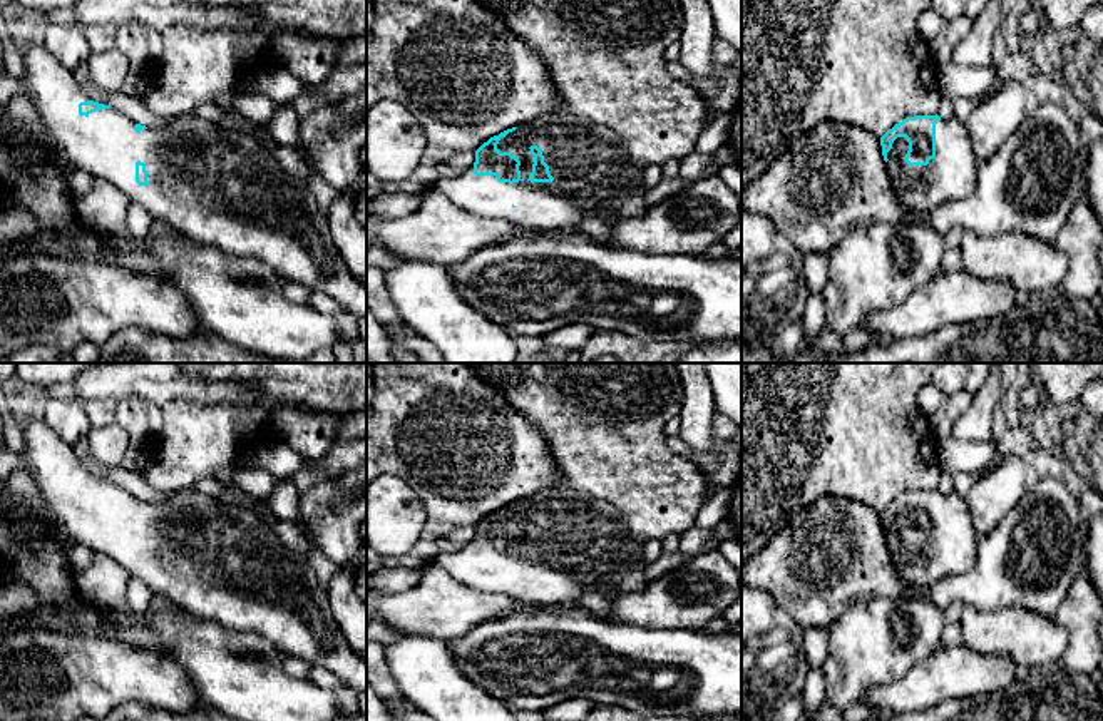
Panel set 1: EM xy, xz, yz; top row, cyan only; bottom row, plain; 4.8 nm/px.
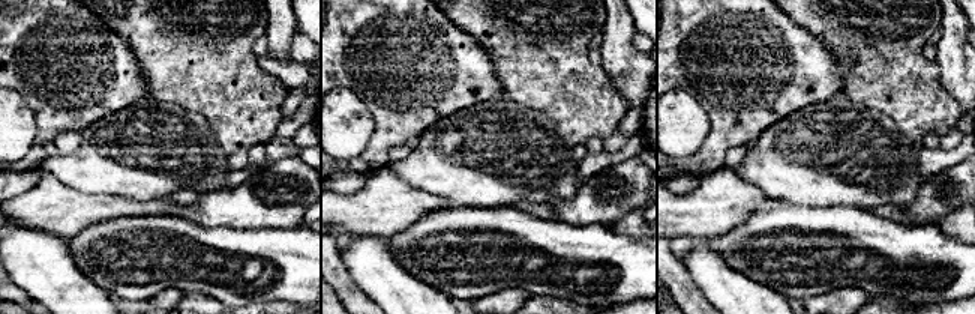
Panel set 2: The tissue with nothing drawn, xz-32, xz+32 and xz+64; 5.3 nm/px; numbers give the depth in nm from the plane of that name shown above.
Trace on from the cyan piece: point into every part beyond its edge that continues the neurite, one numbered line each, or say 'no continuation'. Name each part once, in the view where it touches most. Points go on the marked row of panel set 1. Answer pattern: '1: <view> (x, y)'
1: xz (593, 176)

